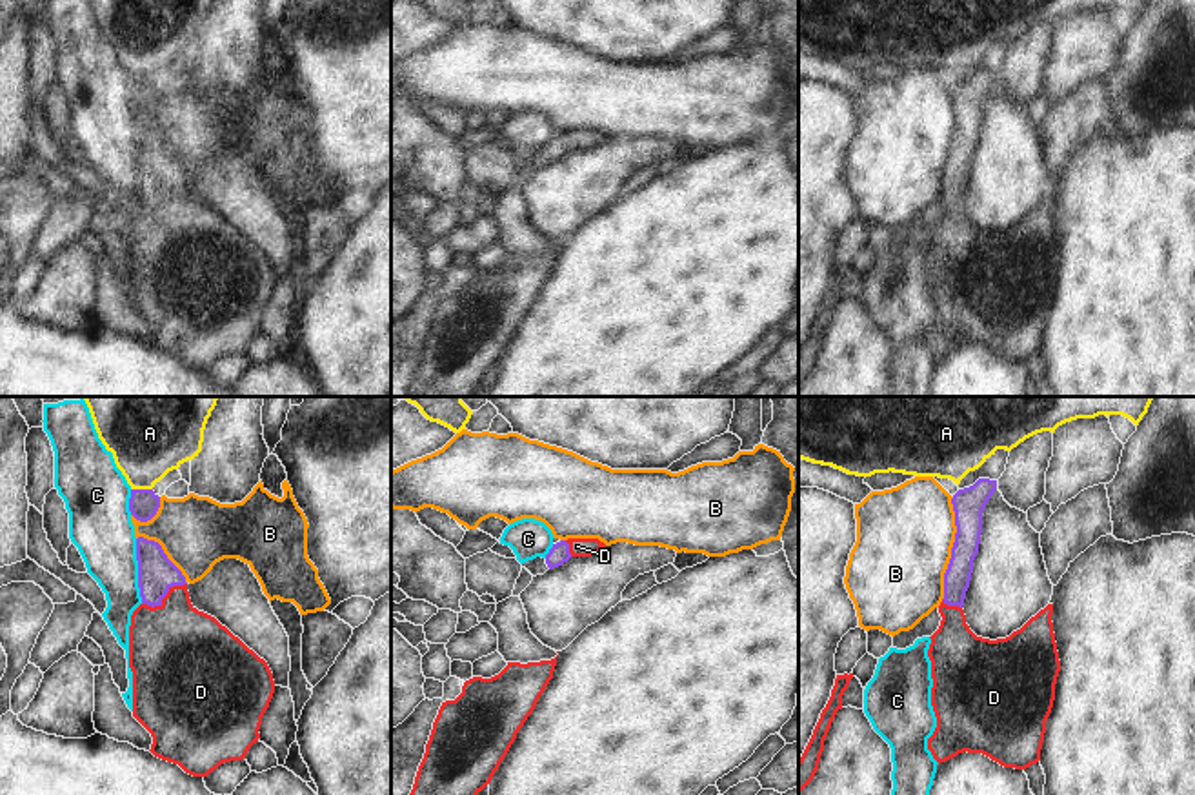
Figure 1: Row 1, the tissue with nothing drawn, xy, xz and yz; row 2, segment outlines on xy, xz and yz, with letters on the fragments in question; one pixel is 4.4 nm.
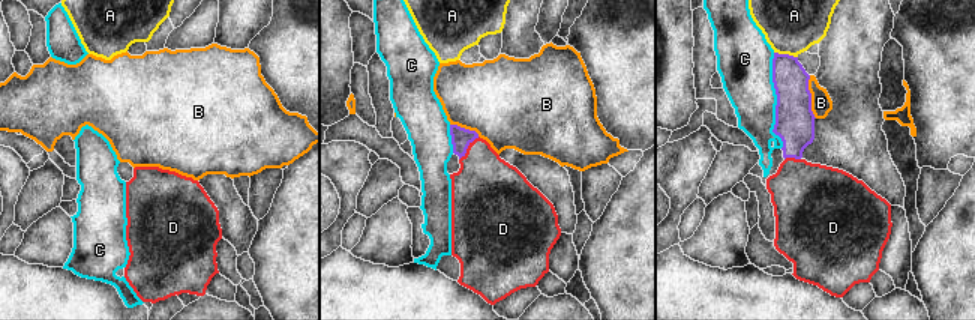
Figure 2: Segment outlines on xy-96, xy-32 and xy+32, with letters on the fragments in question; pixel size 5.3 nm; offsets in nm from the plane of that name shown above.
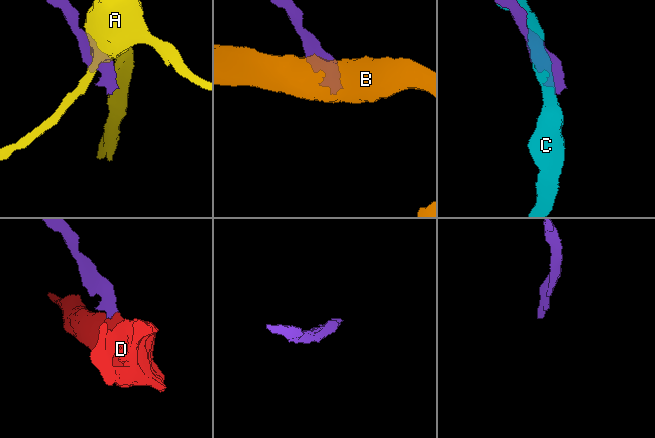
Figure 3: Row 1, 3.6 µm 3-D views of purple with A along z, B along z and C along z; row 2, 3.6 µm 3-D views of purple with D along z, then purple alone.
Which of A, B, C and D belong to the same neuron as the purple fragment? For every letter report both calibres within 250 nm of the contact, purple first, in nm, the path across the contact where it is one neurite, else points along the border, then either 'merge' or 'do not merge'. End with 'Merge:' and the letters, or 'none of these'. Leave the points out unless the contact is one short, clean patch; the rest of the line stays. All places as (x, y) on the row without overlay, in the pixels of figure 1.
A: 130/320 nm | do not merge
B: 140/440 nm | along yz (953, 90), (955, 133), (941, 191) | do not merge
C: 170/260 nm | do not merge
D: 170/400 nm | across xy (157, 166), (164, 188), (175, 242) | merge
Merge: D

